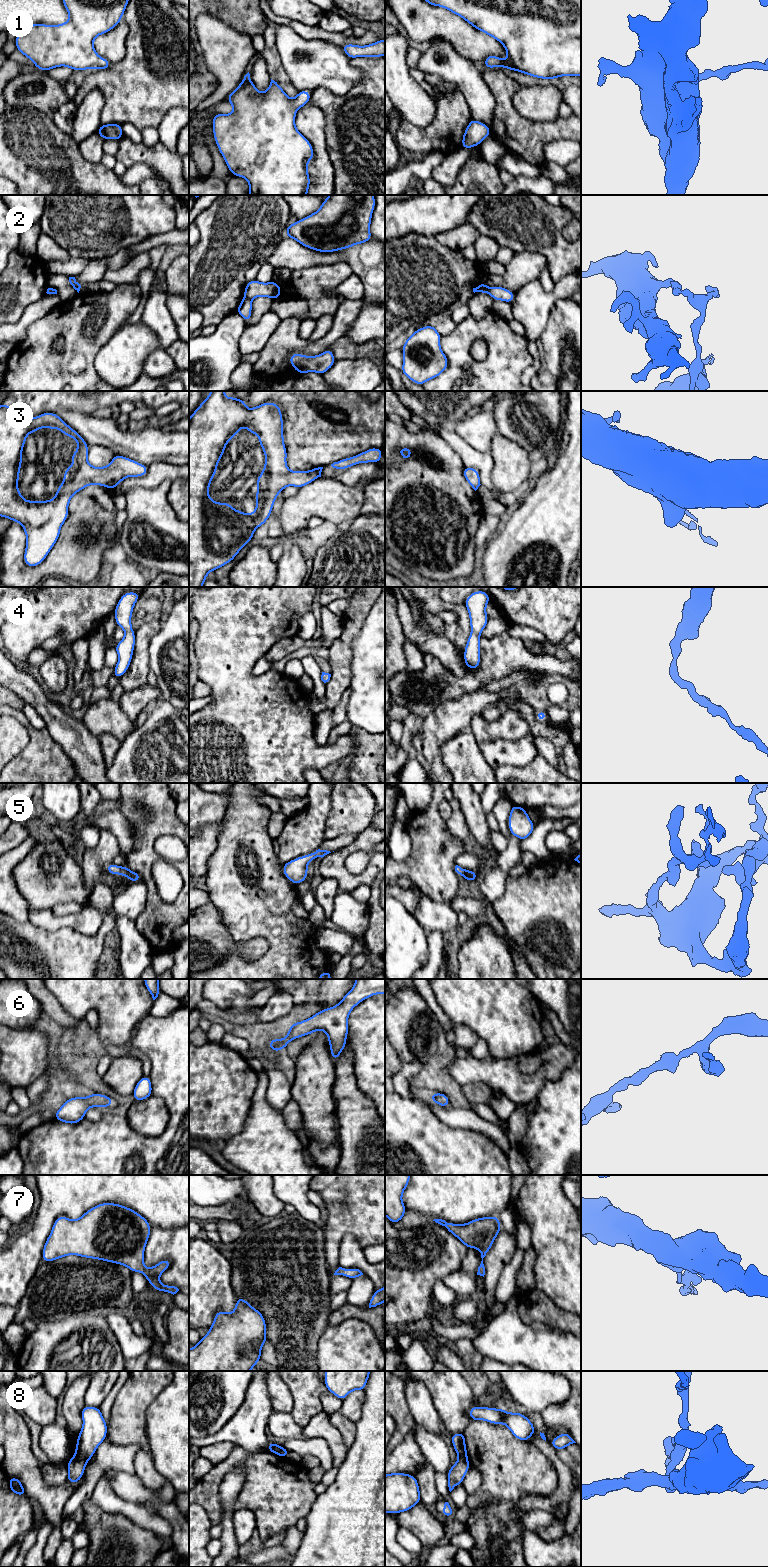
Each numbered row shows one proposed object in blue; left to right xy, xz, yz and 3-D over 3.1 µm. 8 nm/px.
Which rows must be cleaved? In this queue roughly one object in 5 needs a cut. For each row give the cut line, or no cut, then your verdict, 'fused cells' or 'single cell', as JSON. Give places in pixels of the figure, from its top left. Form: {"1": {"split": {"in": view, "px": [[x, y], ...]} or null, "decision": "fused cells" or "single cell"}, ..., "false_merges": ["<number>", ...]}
{"1": {"split": null, "decision": "single cell"}, "2": {"split": {"in": "xz", "px": [[244, 297], [250, 301]]}, "decision": "fused cells"}, "3": {"split": null, "decision": "single cell"}, "4": {"split": null, "decision": "single cell"}, "5": {"split": null, "decision": "single cell"}, "6": {"split": null, "decision": "single cell"}, "7": {"split": null, "decision": "single cell"}, "8": {"split": {"in": "xy", "px": [[74, 1455], [86, 1462]]}, "decision": "fused cells"}, "false_merges": ["2", "8"]}

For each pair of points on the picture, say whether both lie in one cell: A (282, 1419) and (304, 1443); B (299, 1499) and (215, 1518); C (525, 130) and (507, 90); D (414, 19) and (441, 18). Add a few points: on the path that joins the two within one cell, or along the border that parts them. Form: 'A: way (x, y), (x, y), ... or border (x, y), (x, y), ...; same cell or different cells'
A: border (304, 1437), (287, 1439); different cells
B: way (268, 1476), (248, 1462), (231, 1462), (213, 1487); same cell
C: way (515, 120), (507, 112), (507, 100); same cell
D: way (421, 19), (434, 19); same cell

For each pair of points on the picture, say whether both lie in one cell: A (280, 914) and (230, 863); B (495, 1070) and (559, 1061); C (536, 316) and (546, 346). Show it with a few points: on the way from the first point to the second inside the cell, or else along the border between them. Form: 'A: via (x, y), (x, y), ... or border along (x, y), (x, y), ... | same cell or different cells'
A: via (264, 910), (235, 879) | same cell
B: via (511, 1070), (531, 1070), (536, 1067), (543, 1067) | same cell
C: border along (551, 311), (545, 329), (535, 341) | different cells

